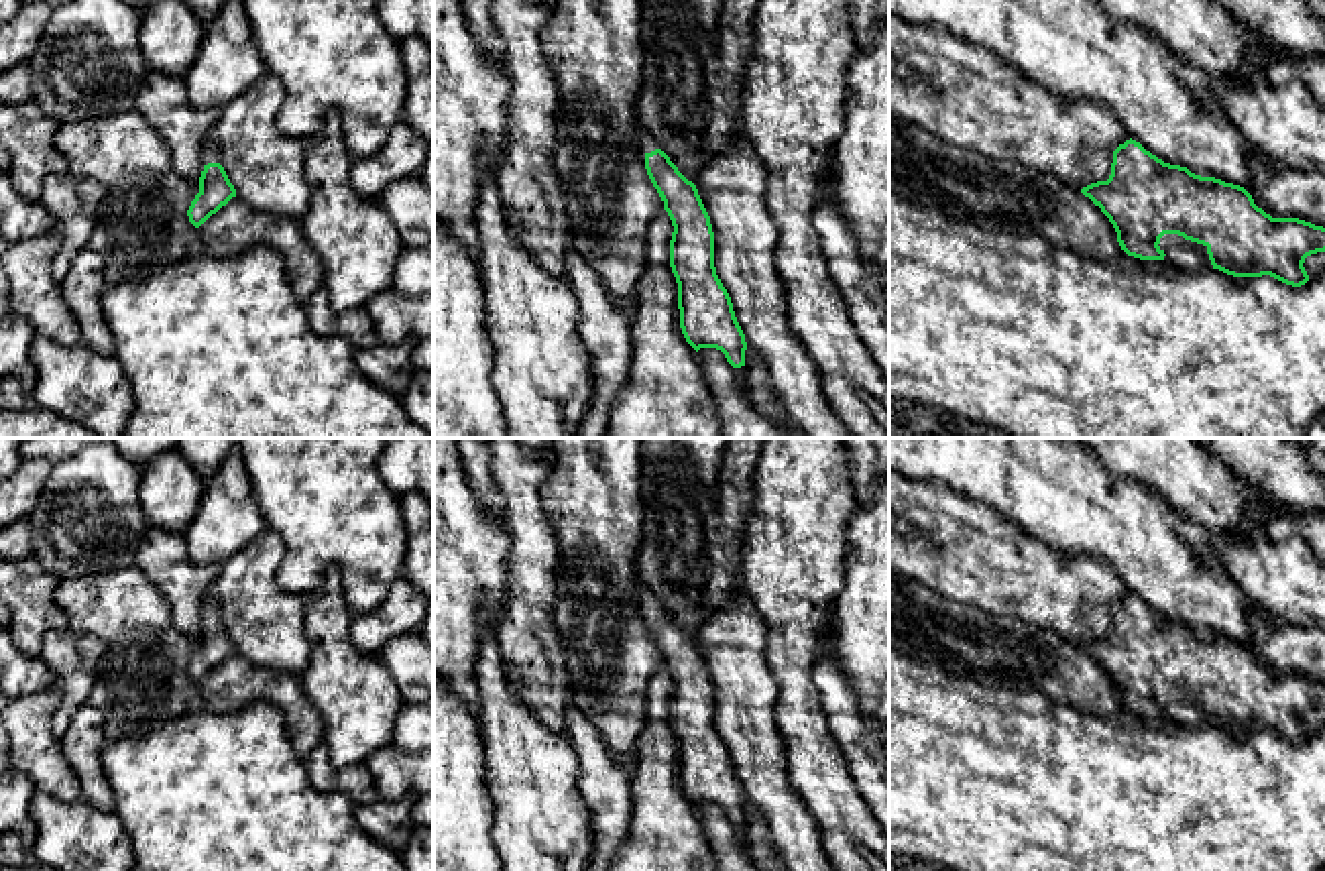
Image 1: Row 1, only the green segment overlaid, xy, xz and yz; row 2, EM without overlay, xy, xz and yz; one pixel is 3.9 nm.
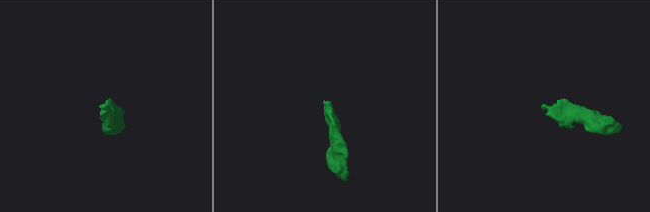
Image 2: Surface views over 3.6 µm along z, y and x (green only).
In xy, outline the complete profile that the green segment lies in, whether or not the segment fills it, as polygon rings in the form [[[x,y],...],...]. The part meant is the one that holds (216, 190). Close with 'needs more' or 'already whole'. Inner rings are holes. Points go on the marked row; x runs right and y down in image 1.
[[[208,140],[201,149],[204,171],[199,177],[199,193],[191,201],[187,216],[189,222],[199,228],[212,214],[236,197],[236,189],[230,183],[224,167],[220,165],[218,147]]]; needs more

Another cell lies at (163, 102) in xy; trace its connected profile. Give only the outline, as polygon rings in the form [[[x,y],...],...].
[[[155,69],[147,71],[134,110],[167,142],[171,169],[199,183],[204,171],[201,149],[210,140],[220,110],[195,108],[187,98],[183,77]]]

